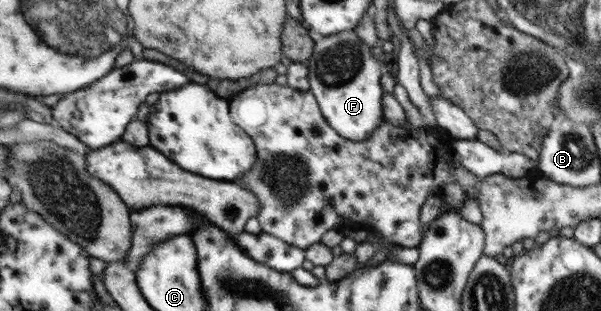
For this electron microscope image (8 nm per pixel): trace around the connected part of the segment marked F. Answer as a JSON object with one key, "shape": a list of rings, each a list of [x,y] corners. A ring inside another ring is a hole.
{"shape":[[[354,30],[321,35],[315,37],[313,54],[305,63],[308,65],[311,94],[315,96],[329,127],[353,142],[371,137],[384,118],[381,104],[384,92],[379,80],[387,70],[372,53],[371,46],[361,42]]]}

